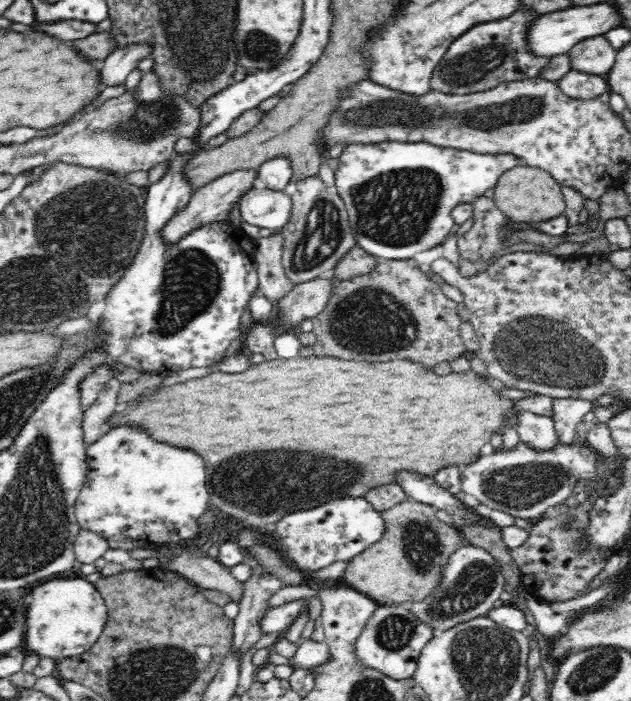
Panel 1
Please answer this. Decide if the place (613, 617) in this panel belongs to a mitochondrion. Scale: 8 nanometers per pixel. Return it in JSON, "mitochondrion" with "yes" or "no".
{"mitochondrion":"yes"}

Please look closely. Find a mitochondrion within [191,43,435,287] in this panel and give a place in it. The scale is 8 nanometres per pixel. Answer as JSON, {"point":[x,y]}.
{"point":[324,231]}

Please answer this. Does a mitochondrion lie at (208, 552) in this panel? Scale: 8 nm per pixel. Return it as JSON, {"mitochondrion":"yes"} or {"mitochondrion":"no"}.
{"mitochondrion":"no"}

